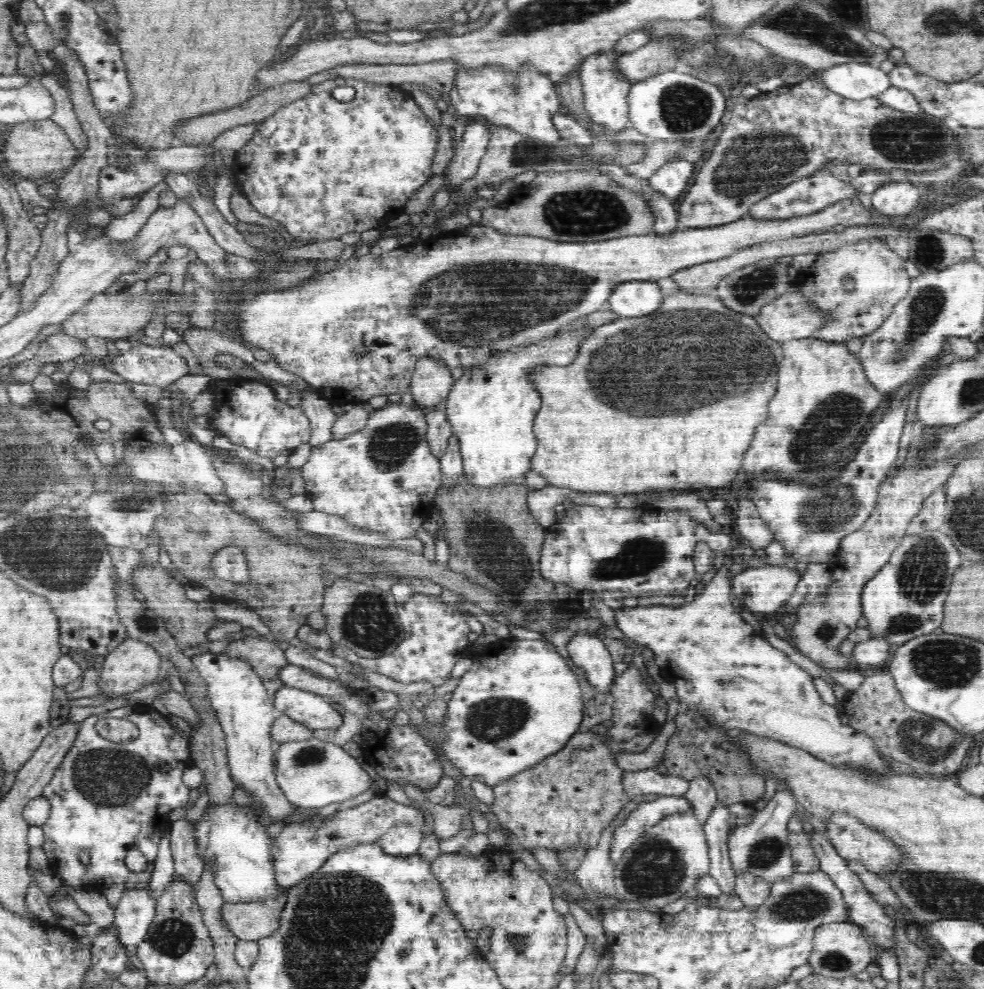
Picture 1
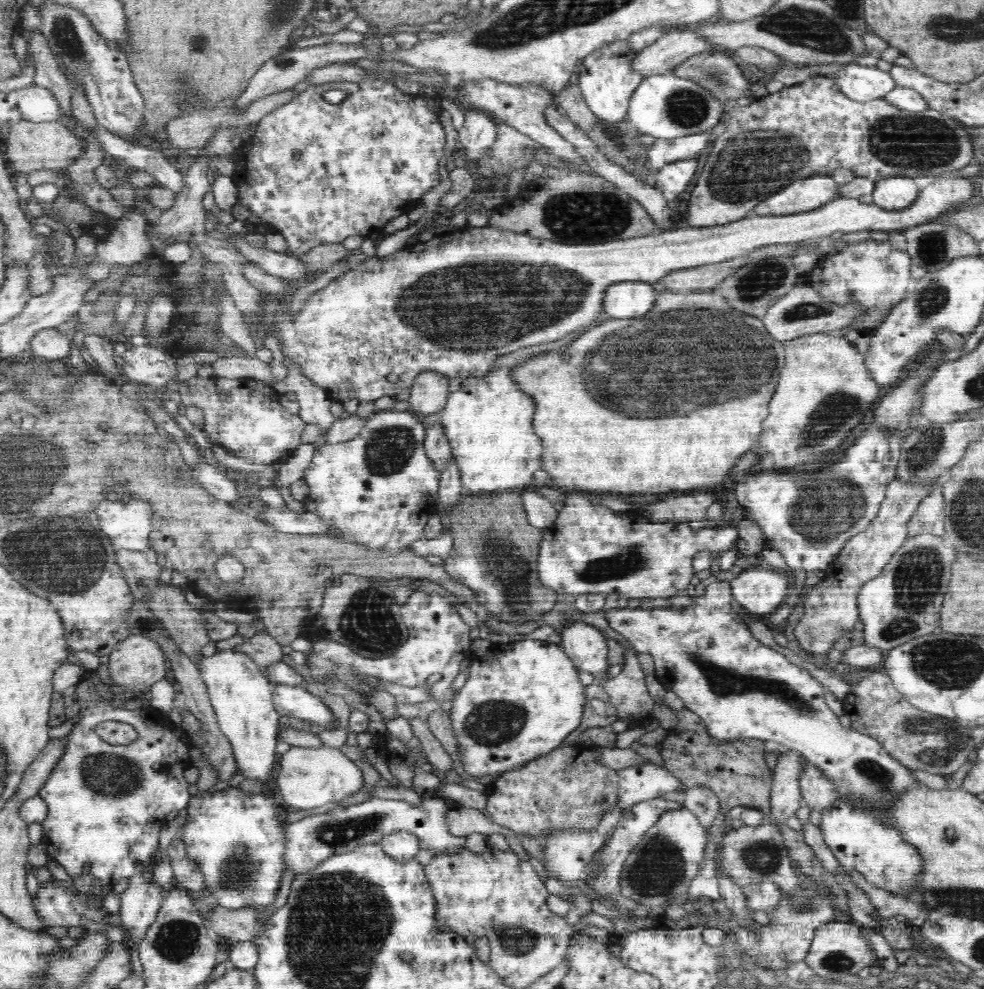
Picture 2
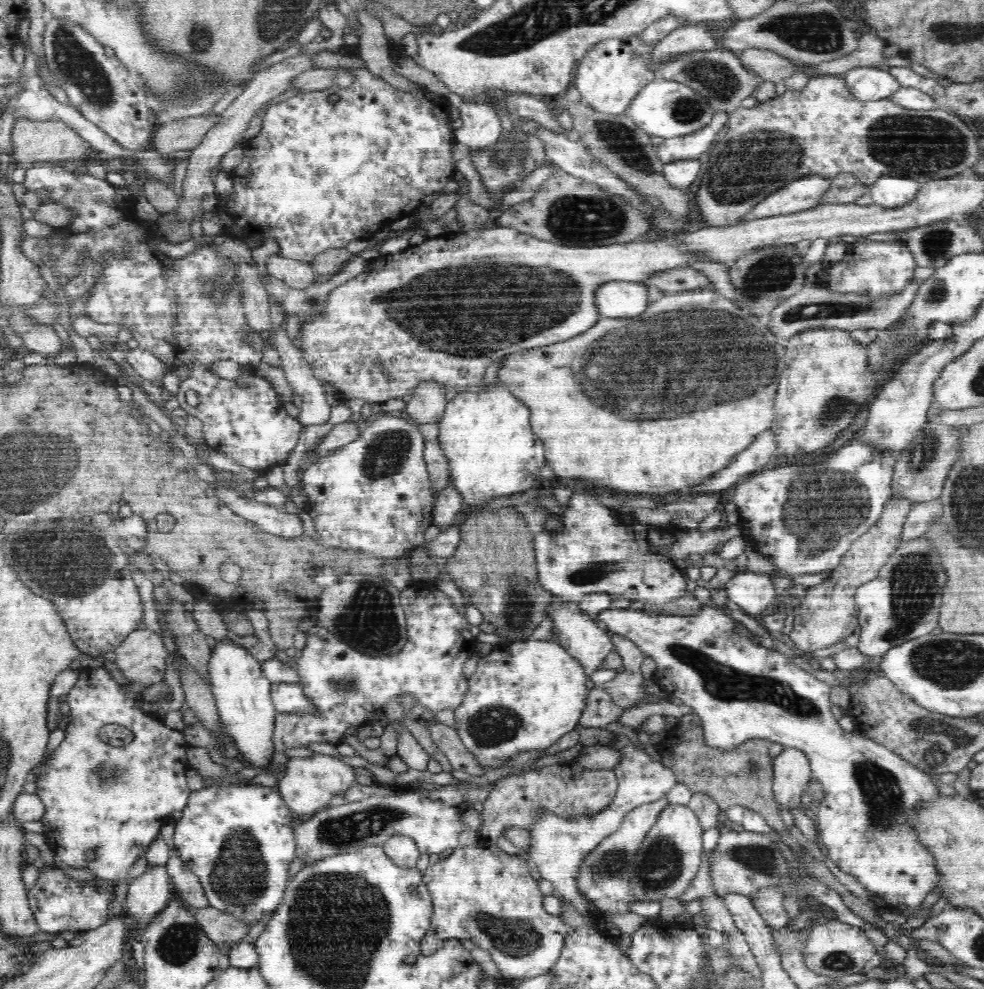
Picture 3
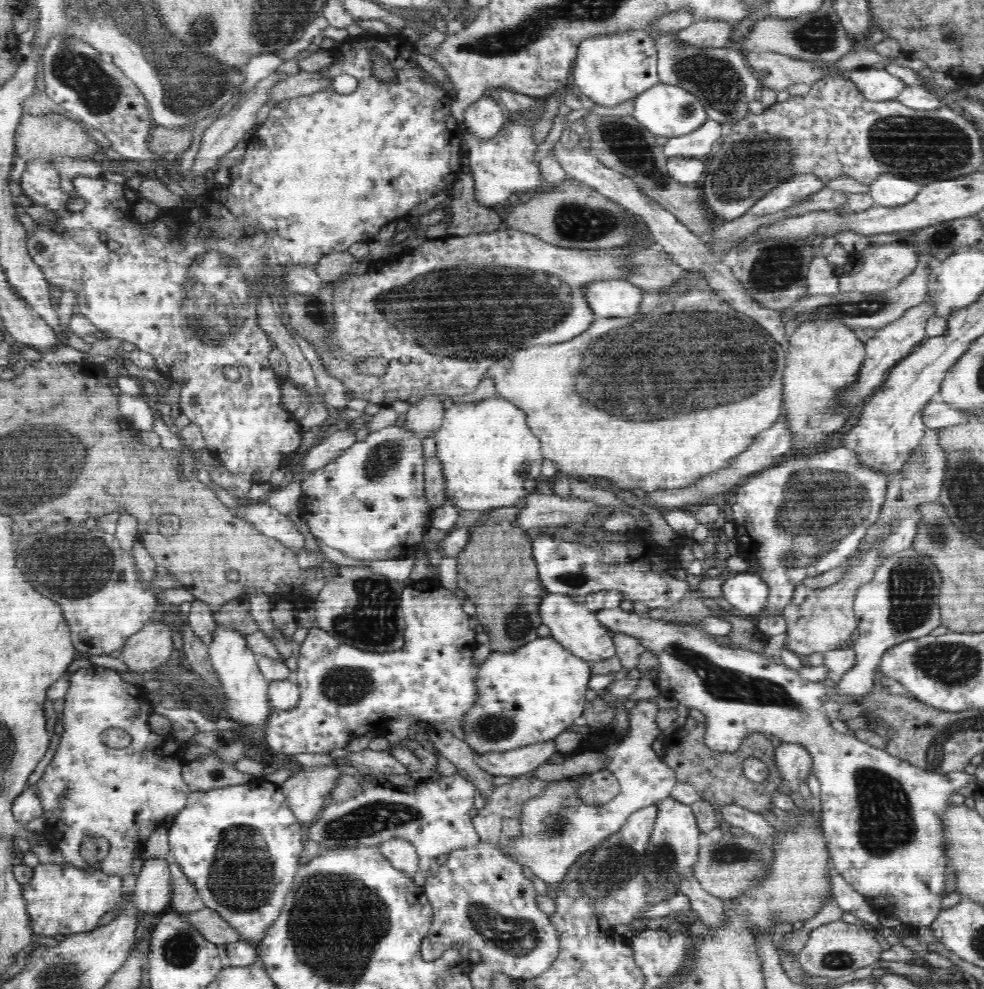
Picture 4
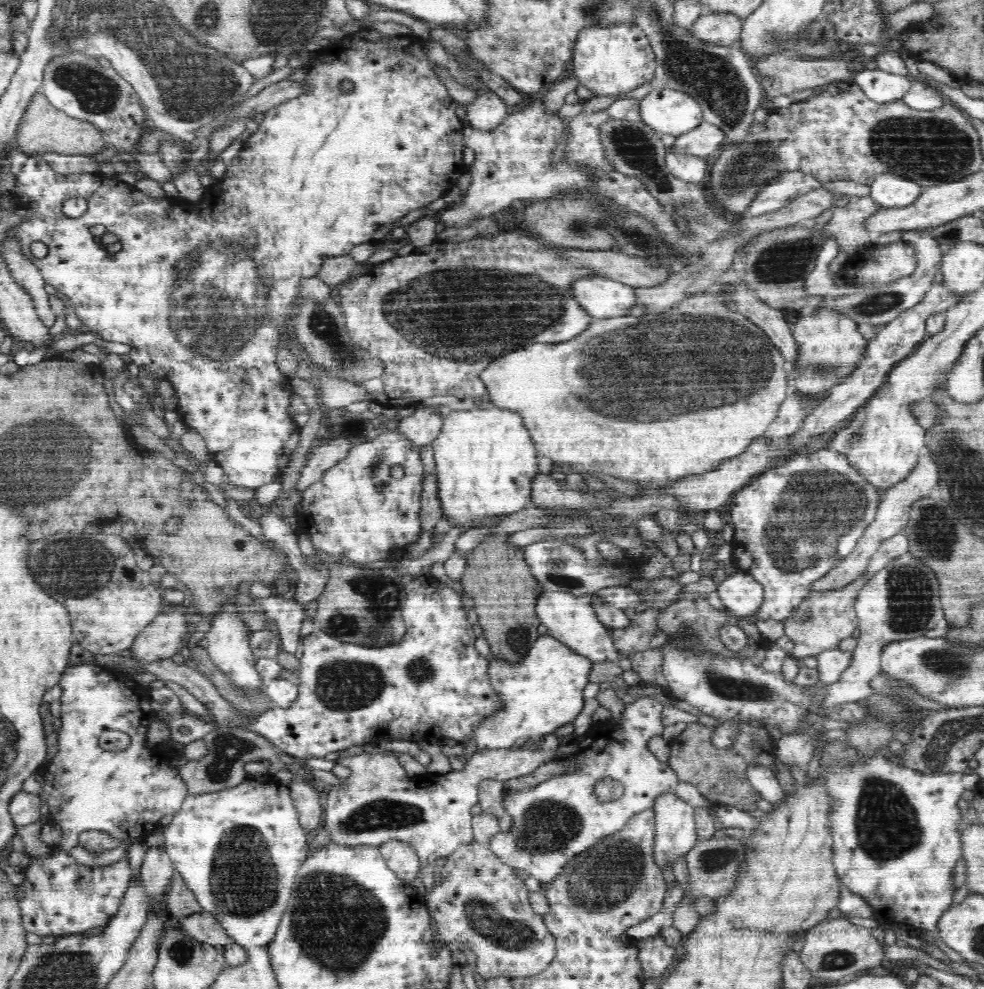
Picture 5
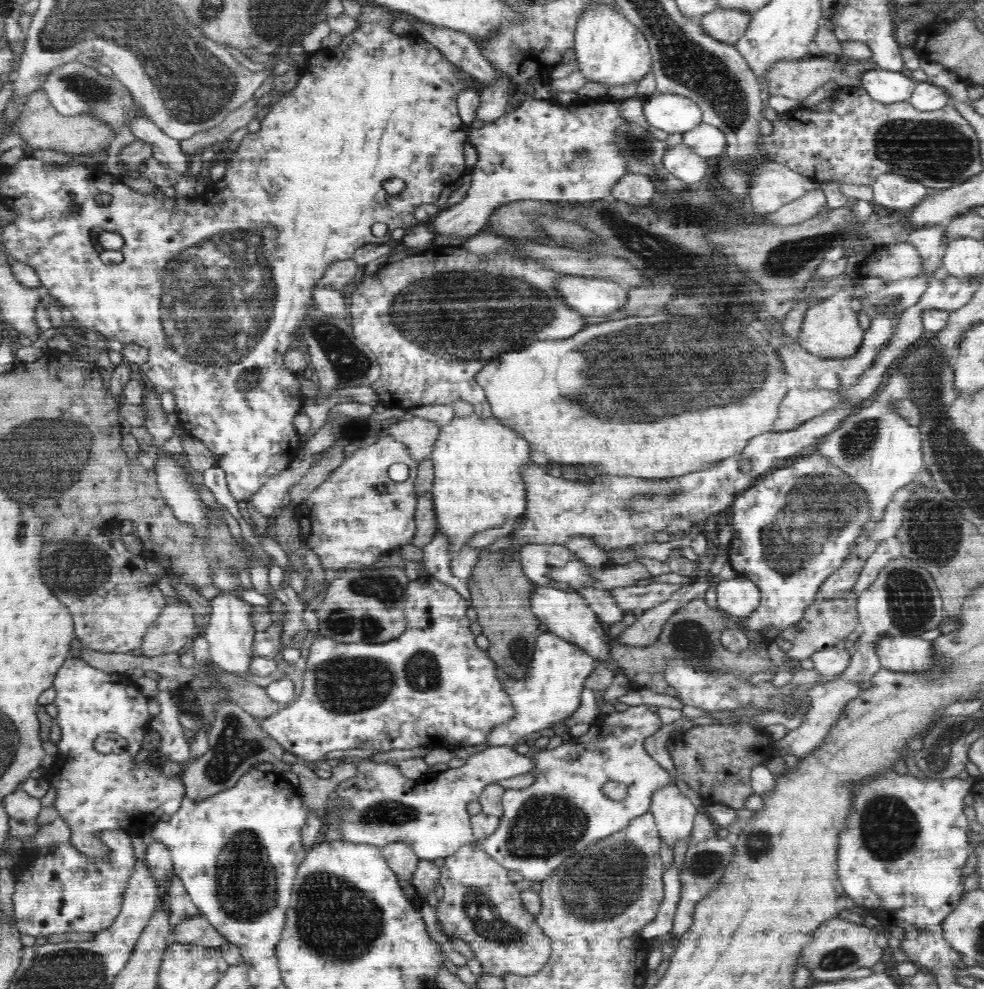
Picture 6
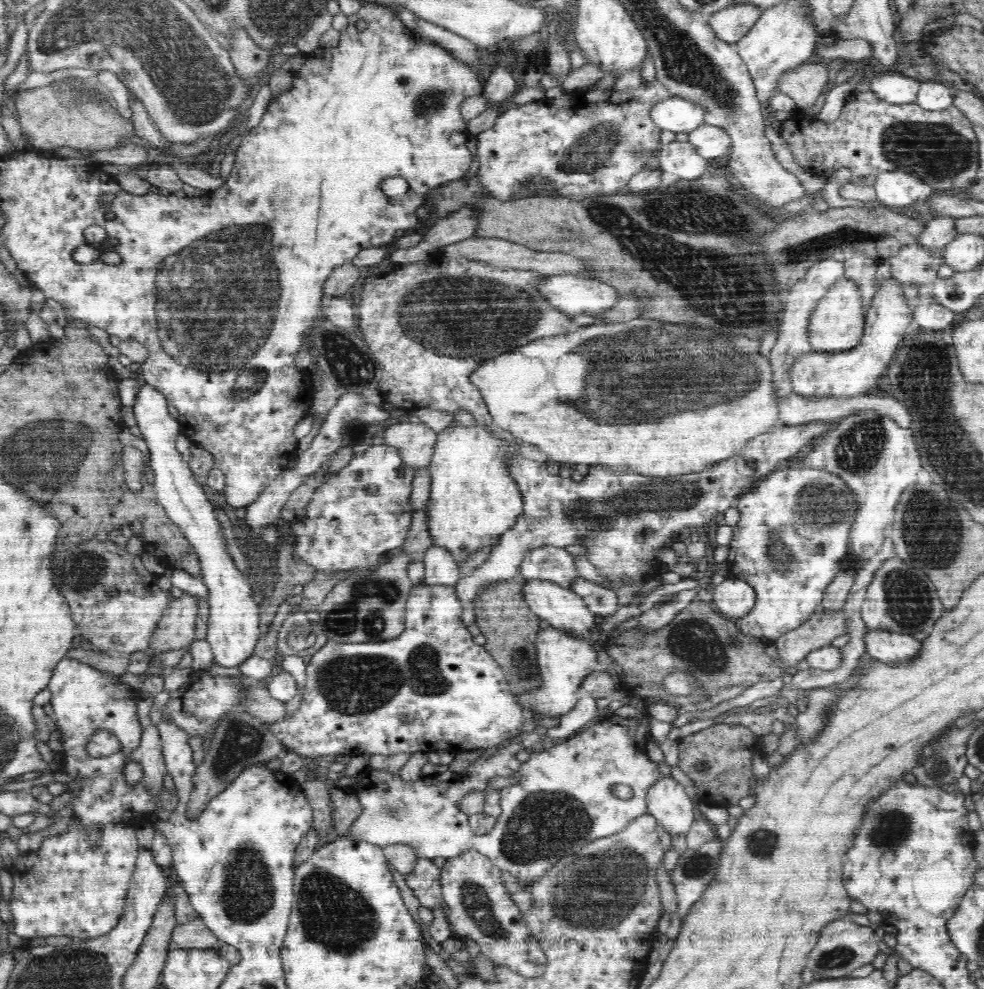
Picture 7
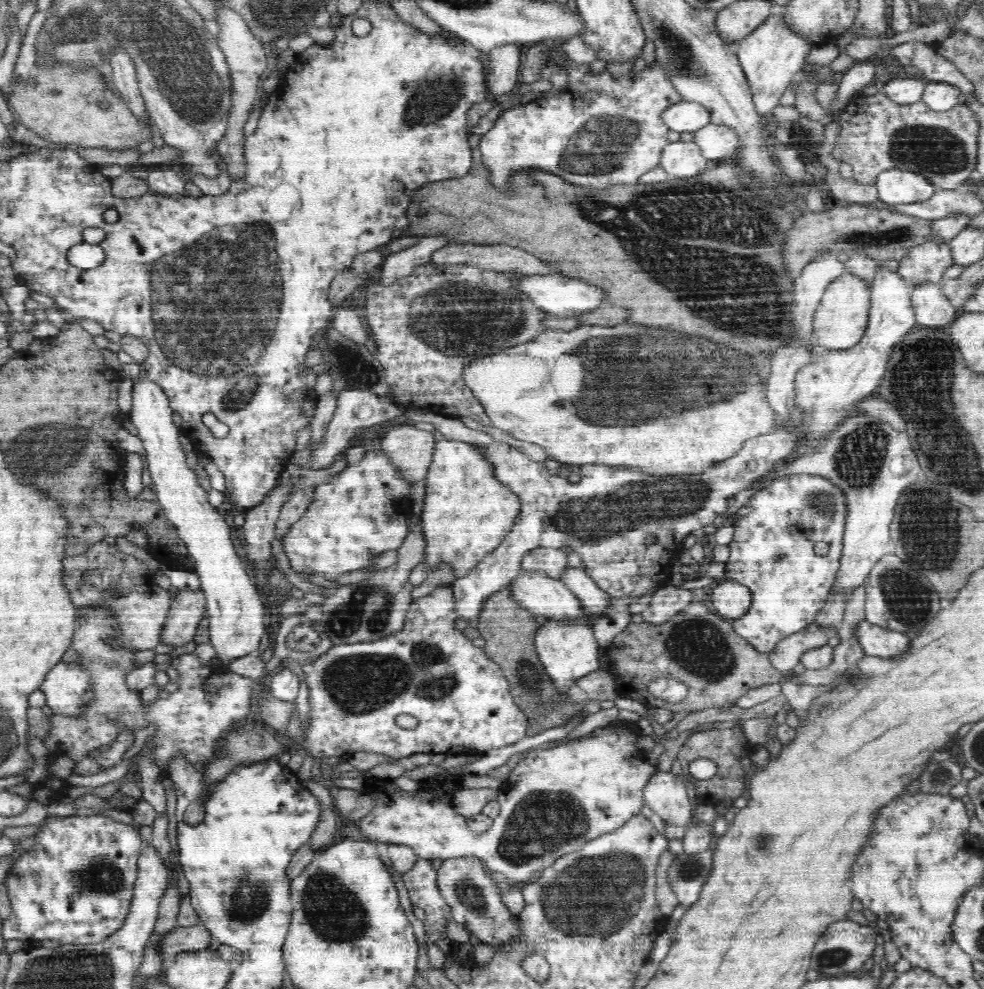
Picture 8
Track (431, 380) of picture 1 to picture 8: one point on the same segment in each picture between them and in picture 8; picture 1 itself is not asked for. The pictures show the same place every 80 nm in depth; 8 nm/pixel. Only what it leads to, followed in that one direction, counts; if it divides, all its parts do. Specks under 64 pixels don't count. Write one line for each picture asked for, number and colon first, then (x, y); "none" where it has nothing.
2: (428, 396)
3: (427, 404)
4: (425, 417)
5: (423, 427)
6: (419, 435)
7: (415, 442)
8: (411, 449)

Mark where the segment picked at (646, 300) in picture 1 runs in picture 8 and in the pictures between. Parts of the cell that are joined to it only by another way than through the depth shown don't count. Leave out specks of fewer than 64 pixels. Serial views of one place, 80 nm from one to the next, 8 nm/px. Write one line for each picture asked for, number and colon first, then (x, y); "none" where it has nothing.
2: (627, 299)
3: (618, 299)
4: (608, 298)
5: (602, 297)
6: (590, 296)
7: (575, 295)
8: (557, 295)

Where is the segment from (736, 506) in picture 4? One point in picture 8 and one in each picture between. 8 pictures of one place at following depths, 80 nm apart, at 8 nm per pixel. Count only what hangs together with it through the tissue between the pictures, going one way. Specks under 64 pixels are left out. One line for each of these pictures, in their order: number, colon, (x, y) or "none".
5: (793, 524)
6: (794, 526)
7: (793, 535)
8: (772, 552)

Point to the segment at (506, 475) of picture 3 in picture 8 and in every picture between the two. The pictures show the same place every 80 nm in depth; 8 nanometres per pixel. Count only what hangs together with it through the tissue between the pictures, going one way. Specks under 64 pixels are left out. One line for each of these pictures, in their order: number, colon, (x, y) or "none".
4: (490, 457)
5: (485, 460)
6: (479, 464)
7: (474, 499)
8: (467, 512)

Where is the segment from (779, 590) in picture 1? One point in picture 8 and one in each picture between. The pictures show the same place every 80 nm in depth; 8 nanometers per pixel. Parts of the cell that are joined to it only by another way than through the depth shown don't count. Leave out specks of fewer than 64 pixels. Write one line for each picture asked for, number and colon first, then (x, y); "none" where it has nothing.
2: (759, 591)
3: (753, 592)
4: (747, 593)
5: (741, 595)
6: (738, 596)
7: (733, 598)
8: (731, 600)

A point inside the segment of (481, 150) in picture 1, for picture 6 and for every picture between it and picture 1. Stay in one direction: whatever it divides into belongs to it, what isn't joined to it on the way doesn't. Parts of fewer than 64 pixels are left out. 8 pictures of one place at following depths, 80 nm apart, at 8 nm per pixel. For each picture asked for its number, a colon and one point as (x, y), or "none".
2: (476, 136)
3: (481, 127)
4: (484, 118)
5: (488, 110)
6: (494, 97)

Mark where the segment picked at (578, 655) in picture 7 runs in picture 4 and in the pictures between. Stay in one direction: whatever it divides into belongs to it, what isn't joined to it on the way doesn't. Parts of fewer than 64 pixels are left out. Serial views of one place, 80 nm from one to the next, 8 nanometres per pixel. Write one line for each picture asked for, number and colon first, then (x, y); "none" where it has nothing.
4: (529, 696)
5: (543, 690)
6: (551, 692)

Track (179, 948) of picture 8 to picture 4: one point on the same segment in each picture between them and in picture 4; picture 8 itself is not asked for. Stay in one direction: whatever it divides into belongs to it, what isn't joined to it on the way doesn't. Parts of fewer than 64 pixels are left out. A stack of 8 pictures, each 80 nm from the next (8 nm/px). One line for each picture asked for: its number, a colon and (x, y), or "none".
4: (217, 931)
5: (205, 927)
6: (197, 930)
7: (194, 935)

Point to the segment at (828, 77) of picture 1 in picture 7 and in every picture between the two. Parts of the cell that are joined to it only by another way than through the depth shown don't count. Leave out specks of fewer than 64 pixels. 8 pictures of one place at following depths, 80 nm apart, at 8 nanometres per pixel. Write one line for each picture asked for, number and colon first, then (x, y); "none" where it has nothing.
2: (860, 83)
3: (868, 83)
4: (876, 84)
5: (882, 87)
6: (885, 86)
7: (894, 88)

